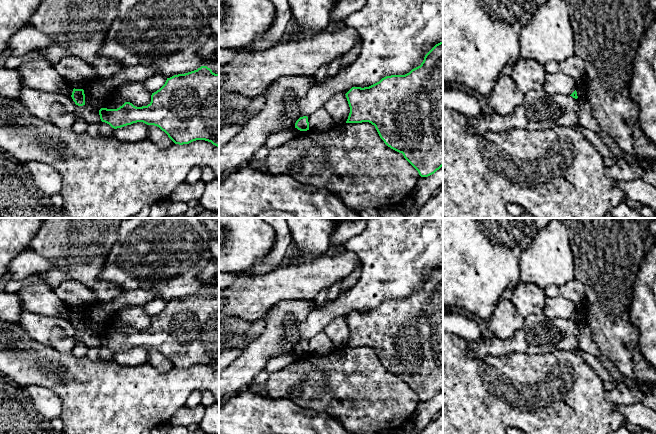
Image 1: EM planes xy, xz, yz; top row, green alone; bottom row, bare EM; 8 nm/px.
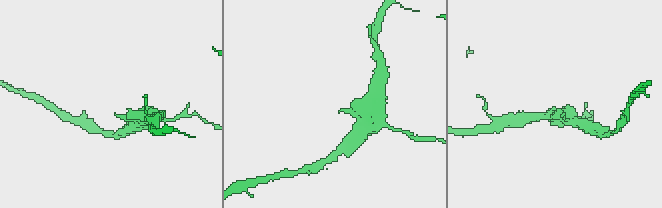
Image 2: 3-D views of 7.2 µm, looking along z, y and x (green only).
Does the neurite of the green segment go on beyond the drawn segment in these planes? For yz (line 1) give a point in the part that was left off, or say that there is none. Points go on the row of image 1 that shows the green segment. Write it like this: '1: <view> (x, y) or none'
1: none

